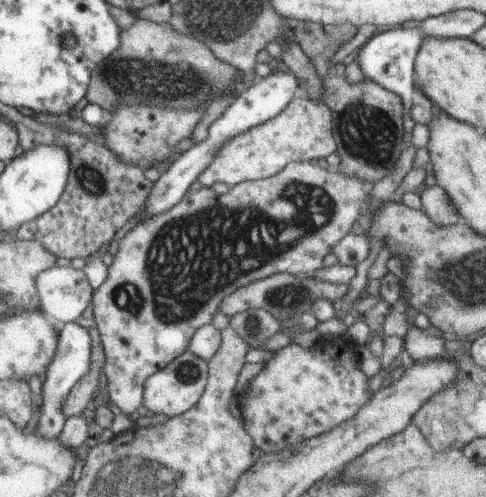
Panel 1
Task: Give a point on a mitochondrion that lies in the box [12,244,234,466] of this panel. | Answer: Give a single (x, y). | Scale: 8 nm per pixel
(188, 373)

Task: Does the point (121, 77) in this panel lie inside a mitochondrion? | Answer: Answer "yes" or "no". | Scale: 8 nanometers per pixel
yes

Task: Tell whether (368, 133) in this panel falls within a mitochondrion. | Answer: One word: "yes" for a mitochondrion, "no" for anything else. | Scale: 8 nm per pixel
yes

